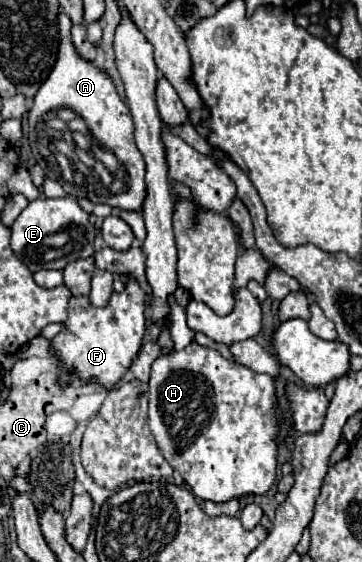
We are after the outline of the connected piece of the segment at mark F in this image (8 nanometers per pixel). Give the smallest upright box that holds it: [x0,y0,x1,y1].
[51,277,145,391]

